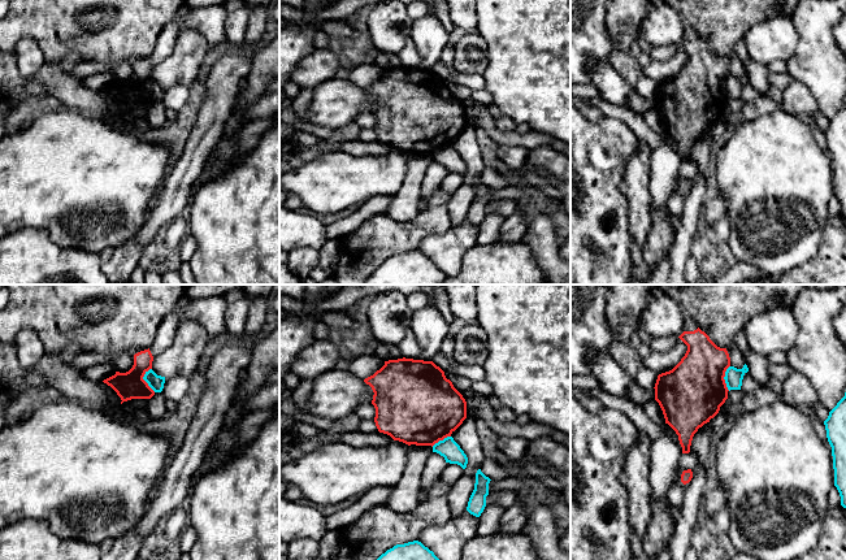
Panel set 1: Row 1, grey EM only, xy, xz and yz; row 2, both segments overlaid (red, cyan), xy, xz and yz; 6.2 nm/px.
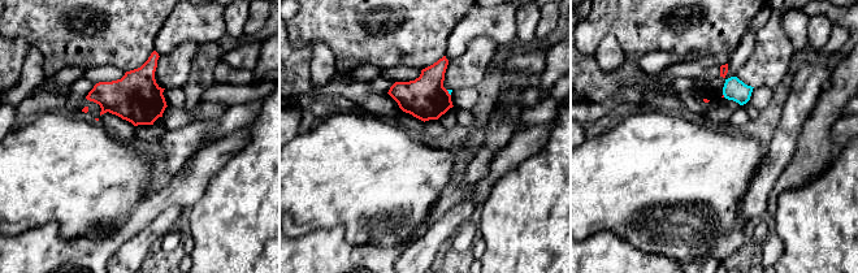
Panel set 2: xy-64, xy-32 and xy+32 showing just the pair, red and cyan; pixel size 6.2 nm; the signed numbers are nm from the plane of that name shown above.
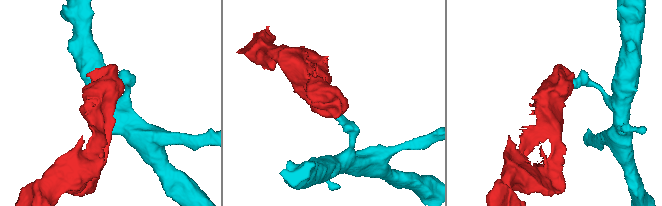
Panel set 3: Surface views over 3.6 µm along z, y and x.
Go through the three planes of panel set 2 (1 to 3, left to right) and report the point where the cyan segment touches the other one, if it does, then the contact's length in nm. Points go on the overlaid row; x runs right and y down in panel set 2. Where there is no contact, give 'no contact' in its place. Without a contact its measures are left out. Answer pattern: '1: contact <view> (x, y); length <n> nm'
1: no contact
2: contact xy-32 (447, 92); length 50 nm
3: no contact

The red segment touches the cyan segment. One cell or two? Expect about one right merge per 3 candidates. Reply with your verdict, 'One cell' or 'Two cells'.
Two cells

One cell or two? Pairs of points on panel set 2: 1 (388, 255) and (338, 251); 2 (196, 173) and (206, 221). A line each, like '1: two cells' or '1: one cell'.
1: one cell
2: two cells

